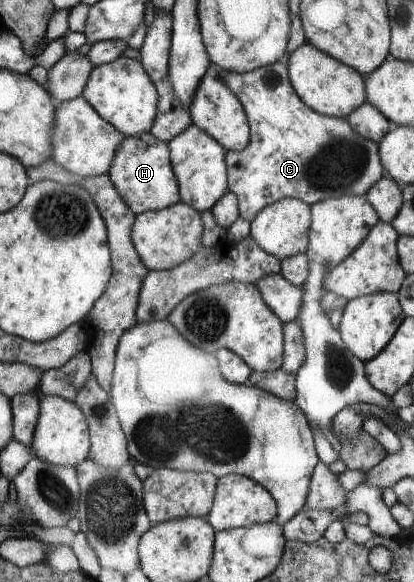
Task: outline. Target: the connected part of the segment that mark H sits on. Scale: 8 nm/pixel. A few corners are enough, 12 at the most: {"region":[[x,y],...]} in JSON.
{"region":[[125,136],[107,171],[136,214],[180,202],[167,143]]}

